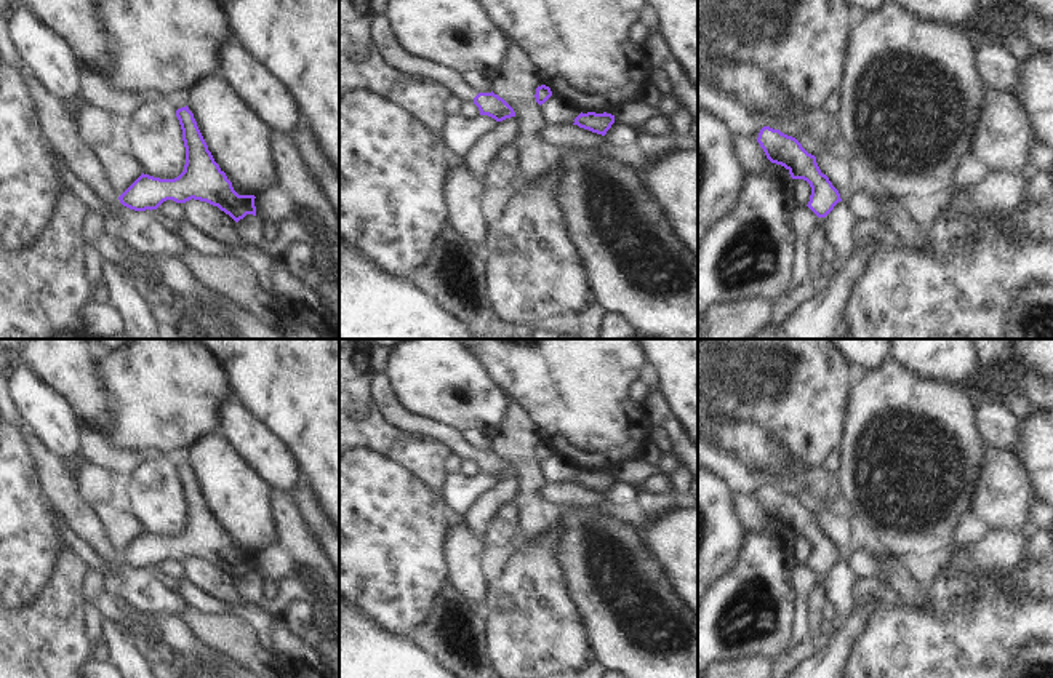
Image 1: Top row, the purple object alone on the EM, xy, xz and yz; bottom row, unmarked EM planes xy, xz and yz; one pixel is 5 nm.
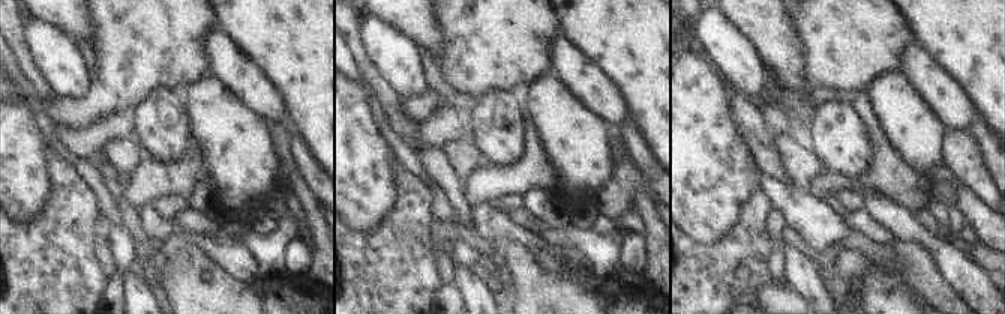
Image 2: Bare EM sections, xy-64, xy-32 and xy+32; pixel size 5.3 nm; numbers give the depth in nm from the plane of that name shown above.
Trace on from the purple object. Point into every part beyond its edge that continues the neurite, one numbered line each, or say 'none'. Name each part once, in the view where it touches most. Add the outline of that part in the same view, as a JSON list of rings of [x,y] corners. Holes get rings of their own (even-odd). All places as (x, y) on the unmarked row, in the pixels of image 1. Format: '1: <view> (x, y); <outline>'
1: xz (386, 403); [[[373,373],[368,382],[368,393],[376,411],[389,425],[410,433],[422,433],[435,441],[442,441],[461,459],[474,461],[474,456],[478,453],[462,440],[459,430],[403,408],[394,395],[390,382],[384,373]]]

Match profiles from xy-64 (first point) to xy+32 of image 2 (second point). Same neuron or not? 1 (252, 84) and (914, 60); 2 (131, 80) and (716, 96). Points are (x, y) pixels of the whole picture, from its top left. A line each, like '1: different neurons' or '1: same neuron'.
1: same neuron
2: different neurons

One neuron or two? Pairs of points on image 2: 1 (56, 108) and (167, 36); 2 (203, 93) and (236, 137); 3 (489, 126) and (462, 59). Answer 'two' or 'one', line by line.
1: one
2: one
3: two

